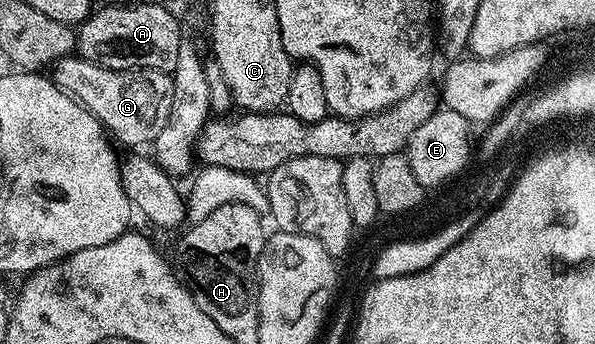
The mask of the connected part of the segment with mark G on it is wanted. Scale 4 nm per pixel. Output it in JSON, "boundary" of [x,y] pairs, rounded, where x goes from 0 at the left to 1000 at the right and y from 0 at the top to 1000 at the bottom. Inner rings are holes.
{"boundary":[[[114,160],[84,192],[82,221],[94,253],[136,297],[202,424],[259,413],[284,346],[284,311],[291,311],[286,221],[262,201],[185,201],[161,177]]]}

